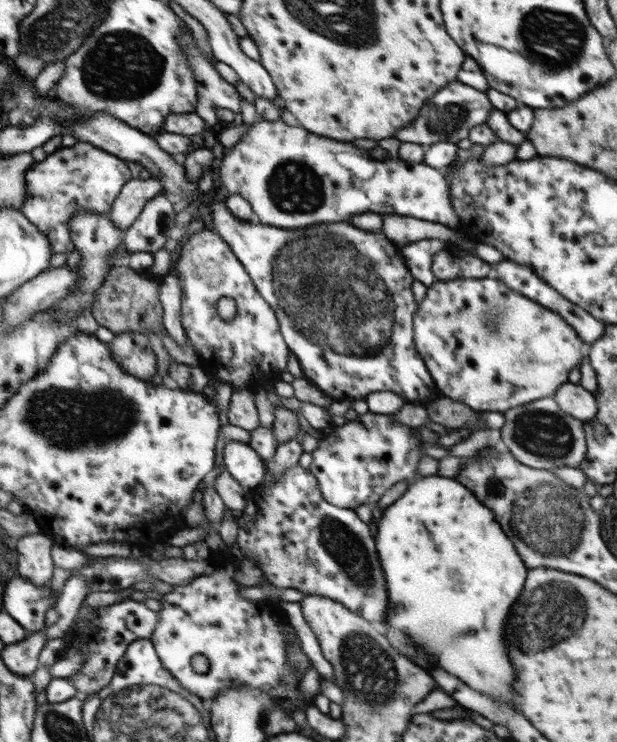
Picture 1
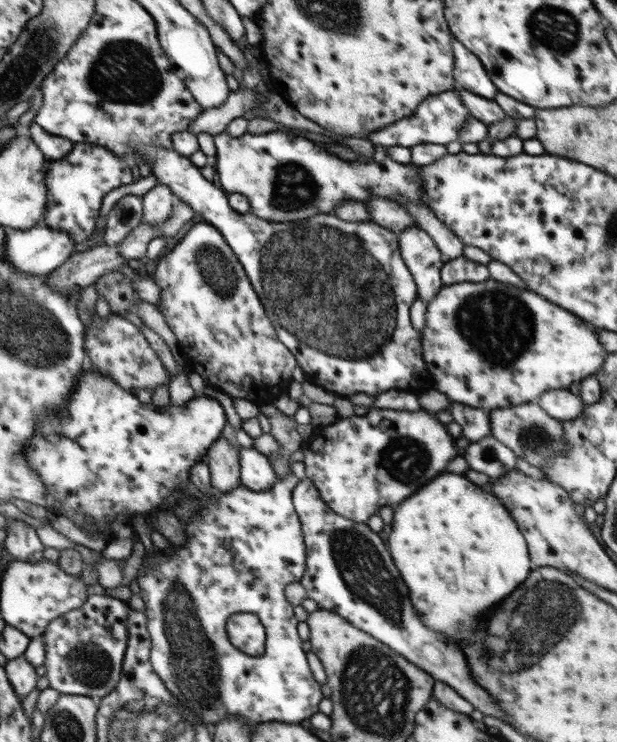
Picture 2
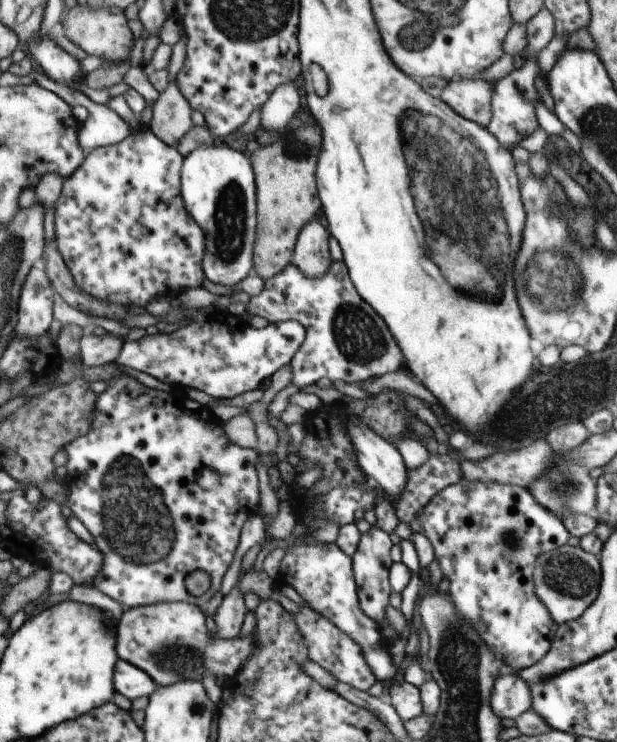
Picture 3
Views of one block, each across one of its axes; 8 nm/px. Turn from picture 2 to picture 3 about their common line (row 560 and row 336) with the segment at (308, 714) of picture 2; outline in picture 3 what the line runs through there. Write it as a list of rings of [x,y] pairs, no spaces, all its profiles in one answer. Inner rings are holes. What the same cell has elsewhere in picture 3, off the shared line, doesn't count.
[[[224,310],[196,318],[171,333],[160,331],[138,341],[124,339],[115,363],[146,372],[173,387],[195,388],[228,400],[259,388],[264,378],[271,378],[277,370],[290,365],[305,336],[304,325],[296,321],[270,322],[265,328],[256,329],[244,317],[233,317]]]

